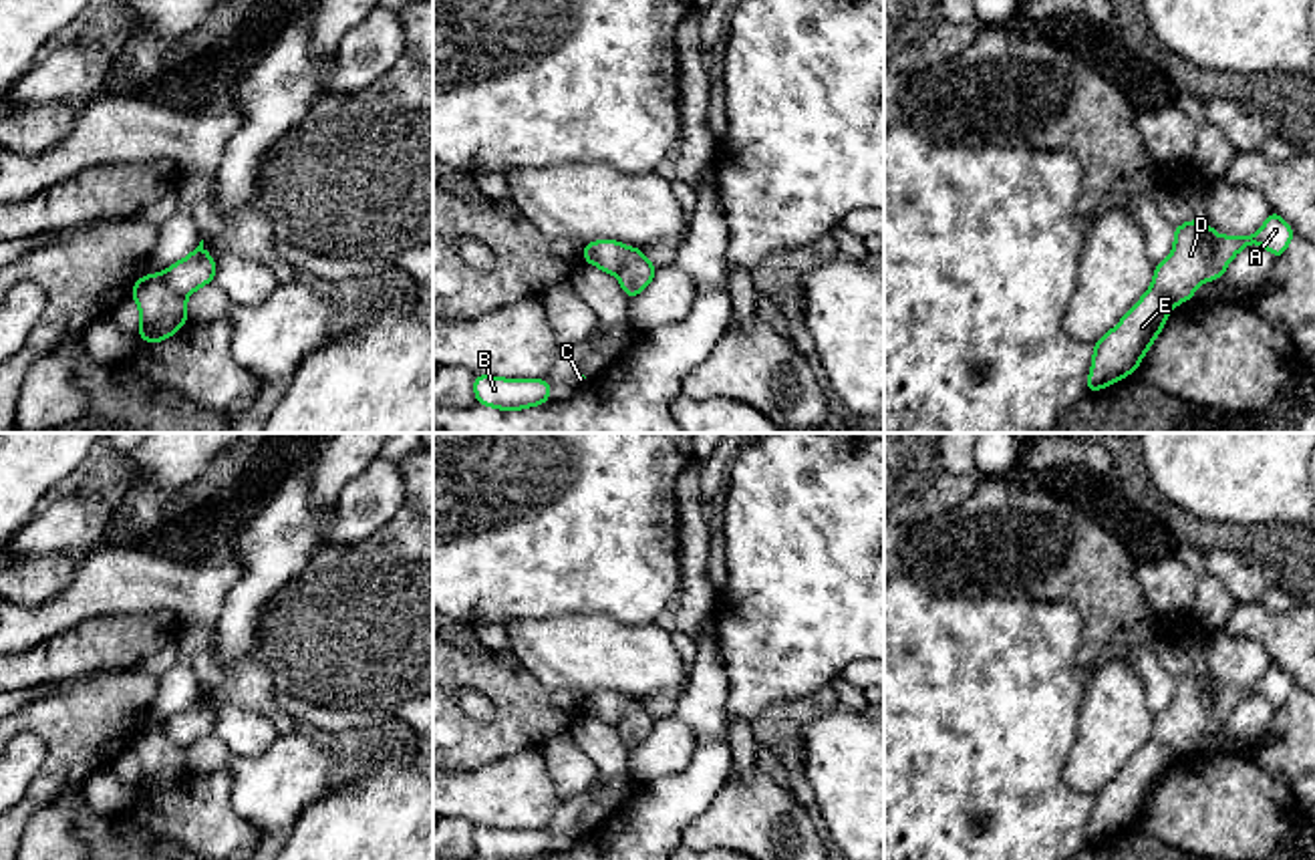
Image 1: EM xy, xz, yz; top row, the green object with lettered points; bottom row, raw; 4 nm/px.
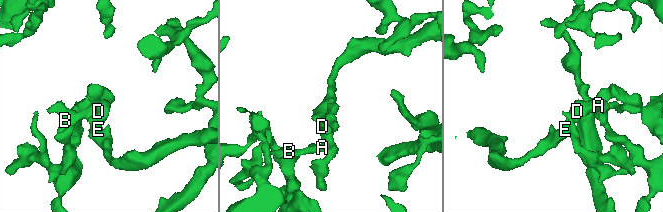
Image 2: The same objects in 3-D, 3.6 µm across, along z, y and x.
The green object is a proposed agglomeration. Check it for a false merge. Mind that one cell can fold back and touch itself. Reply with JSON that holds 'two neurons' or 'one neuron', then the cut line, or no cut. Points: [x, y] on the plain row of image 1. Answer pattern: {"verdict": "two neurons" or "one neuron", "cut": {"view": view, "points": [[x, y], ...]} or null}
{"verdict": "two neurons", "cut": {"view": "xy", "points": [[160, 726], [174, 742], [186, 748]]}}

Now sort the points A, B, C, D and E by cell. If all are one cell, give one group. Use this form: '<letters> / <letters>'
A B C D / E

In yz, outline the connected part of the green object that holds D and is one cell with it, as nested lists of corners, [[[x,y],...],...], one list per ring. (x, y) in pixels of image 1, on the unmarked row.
[[[1269,663],[1267,673],[1253,687],[1218,687],[1206,673],[1190,671],[1174,679],[1174,701],[1156,715],[1152,739],[1176,755],[1188,753],[1202,733],[1220,731],[1245,697],[1261,695],[1281,709],[1293,687],[1293,679],[1277,663]]]

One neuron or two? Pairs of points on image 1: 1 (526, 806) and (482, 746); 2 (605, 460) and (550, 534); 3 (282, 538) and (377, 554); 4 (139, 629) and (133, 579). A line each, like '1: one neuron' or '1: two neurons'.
1: two neurons
2: one neuron
3: two neurons
4: two neurons

